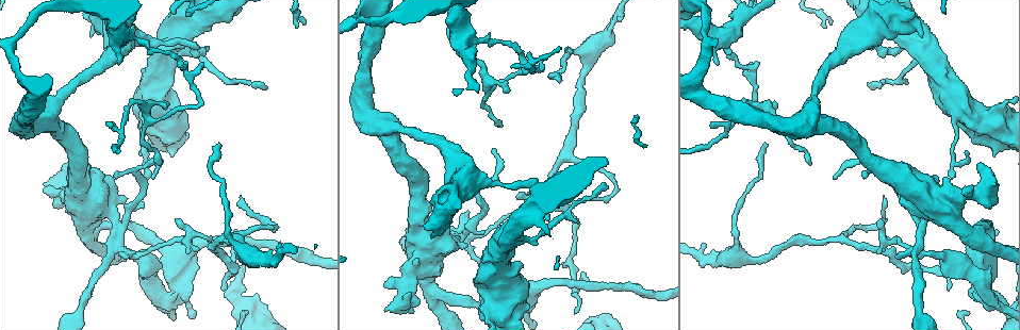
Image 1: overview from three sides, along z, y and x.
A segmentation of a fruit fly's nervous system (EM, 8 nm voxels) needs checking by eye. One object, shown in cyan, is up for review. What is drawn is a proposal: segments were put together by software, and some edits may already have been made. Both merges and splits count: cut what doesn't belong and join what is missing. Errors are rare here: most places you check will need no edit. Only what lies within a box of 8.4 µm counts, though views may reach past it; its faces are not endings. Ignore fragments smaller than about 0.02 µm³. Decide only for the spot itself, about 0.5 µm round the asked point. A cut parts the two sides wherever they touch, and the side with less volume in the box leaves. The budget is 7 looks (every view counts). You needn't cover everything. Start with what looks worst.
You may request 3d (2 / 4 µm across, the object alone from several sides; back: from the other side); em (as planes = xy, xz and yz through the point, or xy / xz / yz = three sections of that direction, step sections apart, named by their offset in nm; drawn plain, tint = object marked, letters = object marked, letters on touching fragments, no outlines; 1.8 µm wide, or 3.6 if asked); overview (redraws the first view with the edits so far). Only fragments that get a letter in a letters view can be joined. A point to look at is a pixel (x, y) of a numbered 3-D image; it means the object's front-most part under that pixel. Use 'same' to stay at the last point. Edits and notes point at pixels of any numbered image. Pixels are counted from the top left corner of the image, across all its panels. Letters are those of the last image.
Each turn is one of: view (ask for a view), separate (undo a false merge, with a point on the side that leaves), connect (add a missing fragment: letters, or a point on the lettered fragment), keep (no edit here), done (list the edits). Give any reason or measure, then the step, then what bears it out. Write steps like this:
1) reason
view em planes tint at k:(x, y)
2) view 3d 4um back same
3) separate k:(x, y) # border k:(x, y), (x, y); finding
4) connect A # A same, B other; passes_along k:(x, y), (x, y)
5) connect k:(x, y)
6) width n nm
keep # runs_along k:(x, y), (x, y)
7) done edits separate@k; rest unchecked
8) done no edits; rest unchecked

sudden change in width
view 3d 2um at 1:(461, 237)

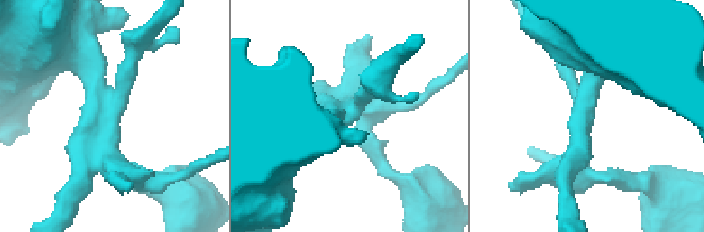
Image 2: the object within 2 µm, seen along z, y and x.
shape alone is not enough
view em planes letters at 2:(106, 98)

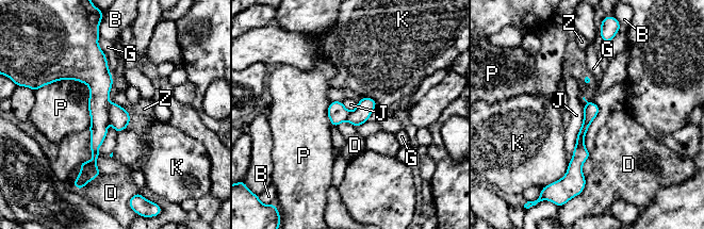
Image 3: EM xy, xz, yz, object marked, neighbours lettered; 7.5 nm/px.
arms 4
separate 3:(119, 118) # B other, D other, G other, J other, K other, P other, Z other; a second neuron is stuck on

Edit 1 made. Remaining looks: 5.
redraw
view overview

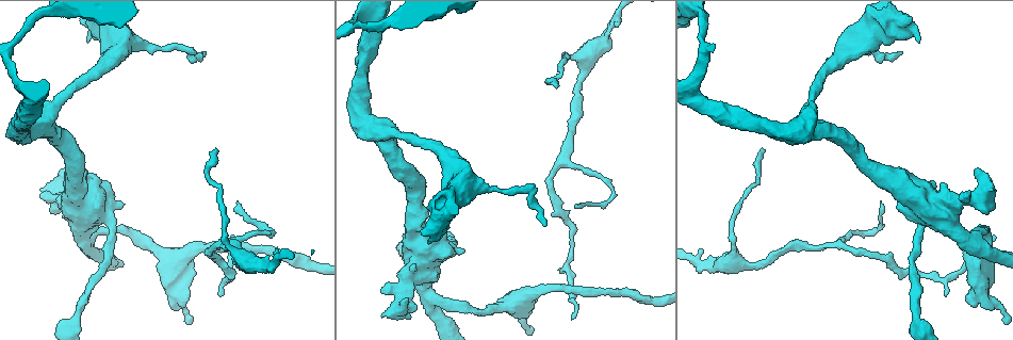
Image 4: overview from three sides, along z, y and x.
view em planes letters at 4:(573, 288)

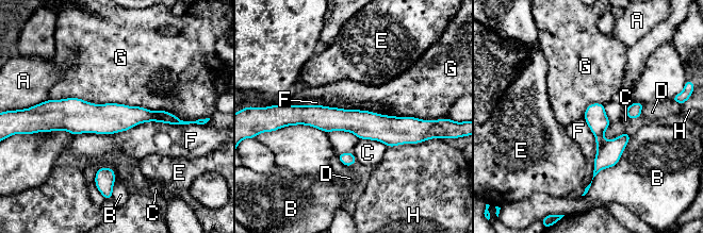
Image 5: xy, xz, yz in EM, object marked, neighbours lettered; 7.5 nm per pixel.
longest_contact G 1050 nm
separate 5:(607, 155) # A other, B other, C other, D other, E other, F other, G other, H other; a second neuron is stuck on

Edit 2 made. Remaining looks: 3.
done edits separate@3, separate@5; rest unchecked

